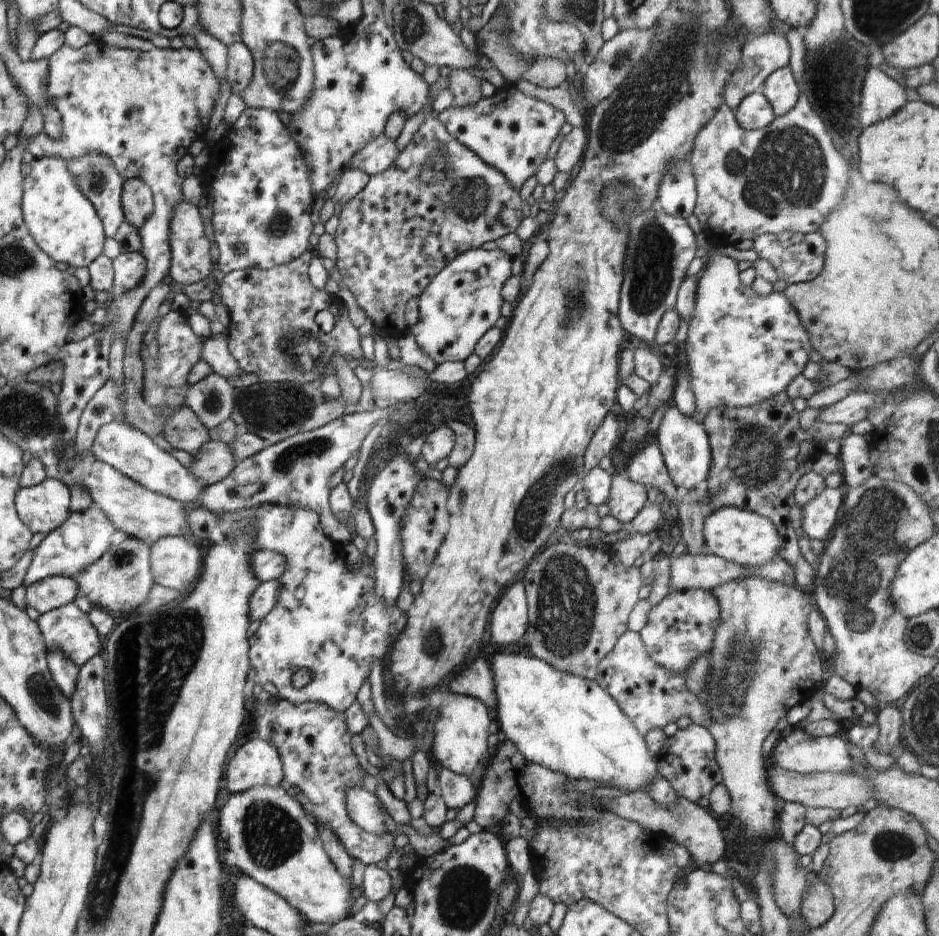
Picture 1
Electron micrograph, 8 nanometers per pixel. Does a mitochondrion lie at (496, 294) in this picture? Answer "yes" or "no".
no

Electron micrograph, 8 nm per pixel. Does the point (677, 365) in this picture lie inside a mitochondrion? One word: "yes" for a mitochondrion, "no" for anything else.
no

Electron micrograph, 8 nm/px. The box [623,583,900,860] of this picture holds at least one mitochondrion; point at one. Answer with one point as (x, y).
(740, 668)

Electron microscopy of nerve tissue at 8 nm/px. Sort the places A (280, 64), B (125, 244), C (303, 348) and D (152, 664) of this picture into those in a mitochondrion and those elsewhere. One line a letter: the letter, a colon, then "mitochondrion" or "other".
A: mitochondrion
B: other
C: mitochondrion
D: mitochondrion

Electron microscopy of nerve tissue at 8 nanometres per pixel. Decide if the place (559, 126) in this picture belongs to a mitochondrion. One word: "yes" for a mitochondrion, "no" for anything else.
no

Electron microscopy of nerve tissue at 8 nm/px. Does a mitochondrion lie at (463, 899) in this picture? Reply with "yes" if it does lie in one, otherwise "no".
yes

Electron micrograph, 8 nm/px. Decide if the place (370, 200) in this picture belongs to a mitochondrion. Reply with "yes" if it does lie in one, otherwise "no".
no

